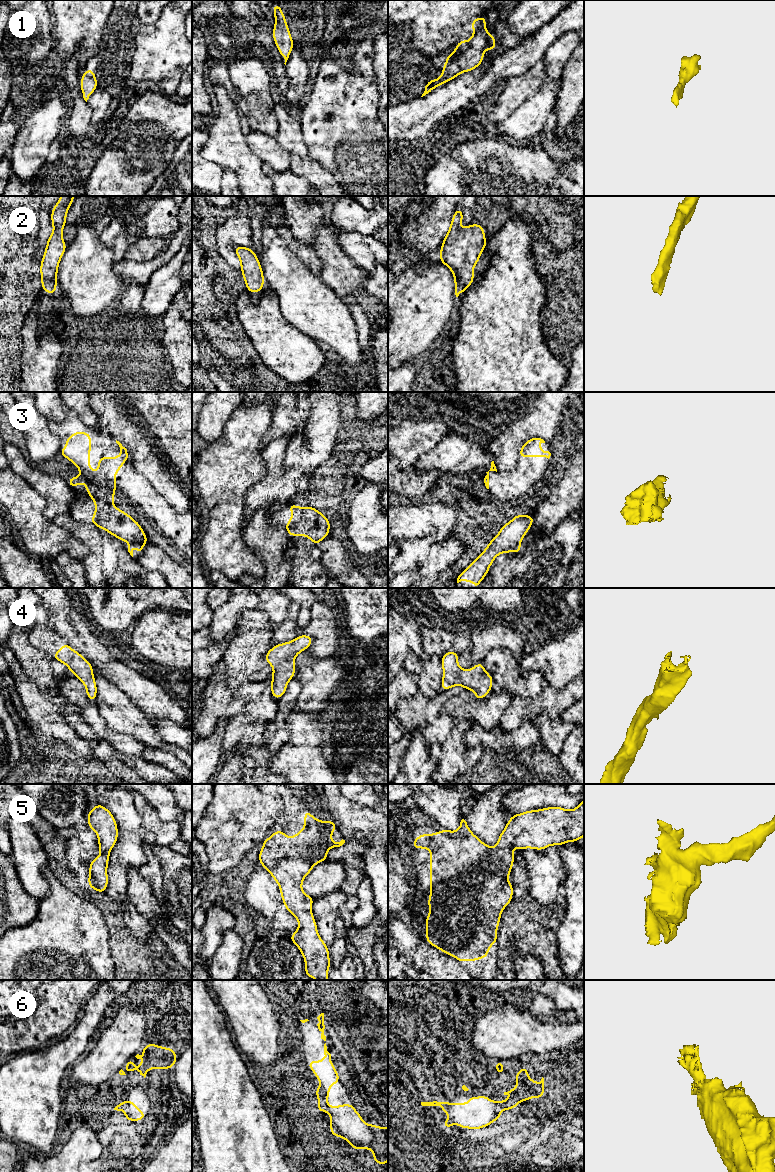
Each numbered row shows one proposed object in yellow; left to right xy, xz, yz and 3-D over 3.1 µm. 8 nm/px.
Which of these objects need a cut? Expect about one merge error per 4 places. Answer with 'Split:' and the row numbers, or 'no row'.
Split: no row

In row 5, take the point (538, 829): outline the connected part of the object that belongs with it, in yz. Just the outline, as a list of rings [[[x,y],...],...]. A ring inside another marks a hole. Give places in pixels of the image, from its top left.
[[[584,799],[572,810],[556,806],[513,815],[500,833],[495,847],[486,845],[474,835],[464,819],[461,820],[459,829],[456,831],[444,828],[438,833],[420,834],[414,839],[412,847],[430,850],[430,897],[427,901],[430,913],[426,915],[426,941],[443,953],[455,957],[461,963],[485,959],[491,951],[489,946],[497,942],[501,913],[512,902],[513,885],[507,878],[514,864],[513,847],[520,850],[525,848],[544,850],[550,845],[560,847],[567,842],[579,841],[583,836]]]

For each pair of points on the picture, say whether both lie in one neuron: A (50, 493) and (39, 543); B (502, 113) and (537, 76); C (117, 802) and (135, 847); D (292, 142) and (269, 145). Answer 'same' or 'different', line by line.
A: different
B: same
C: same
D: different

